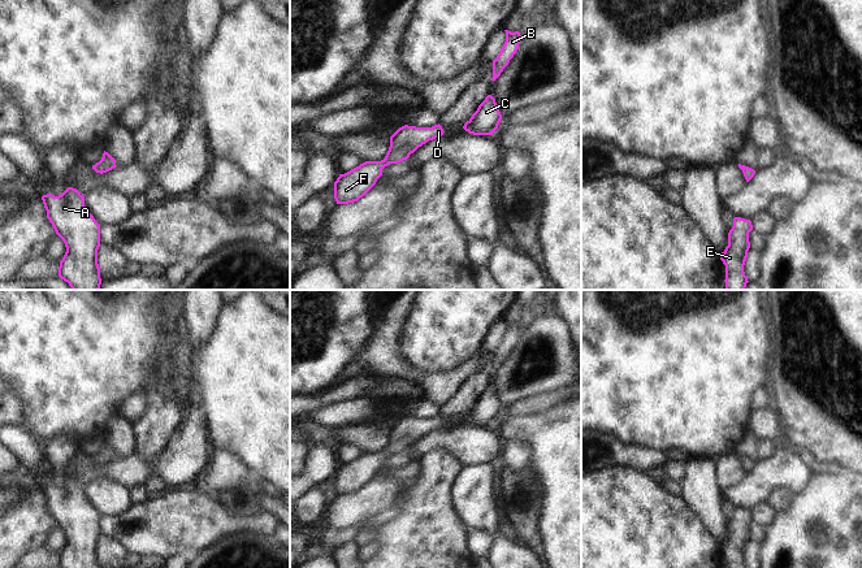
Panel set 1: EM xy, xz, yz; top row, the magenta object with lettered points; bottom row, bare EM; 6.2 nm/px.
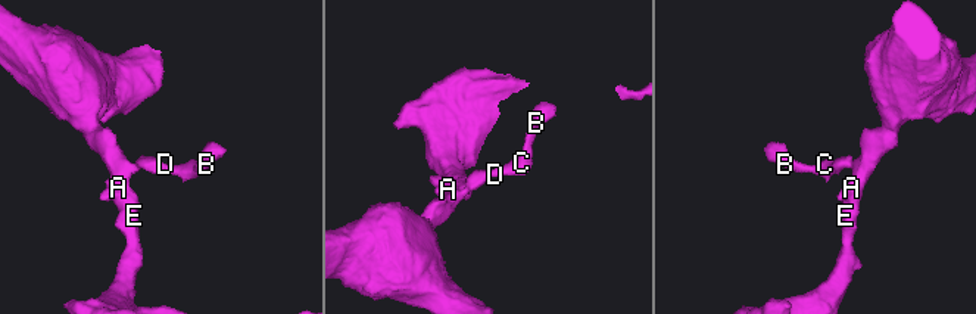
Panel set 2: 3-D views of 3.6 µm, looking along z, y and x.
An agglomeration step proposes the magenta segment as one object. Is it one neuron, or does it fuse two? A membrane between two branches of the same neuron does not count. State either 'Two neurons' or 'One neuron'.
One neuron.

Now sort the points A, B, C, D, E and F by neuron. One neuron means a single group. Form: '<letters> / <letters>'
A B C D E F

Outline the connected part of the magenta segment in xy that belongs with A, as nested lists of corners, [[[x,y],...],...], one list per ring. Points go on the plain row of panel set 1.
[[[68,478],[59,487],[47,485],[42,491],[47,510],[66,538],[59,568],[100,568],[100,516],[85,498],[85,487]]]

